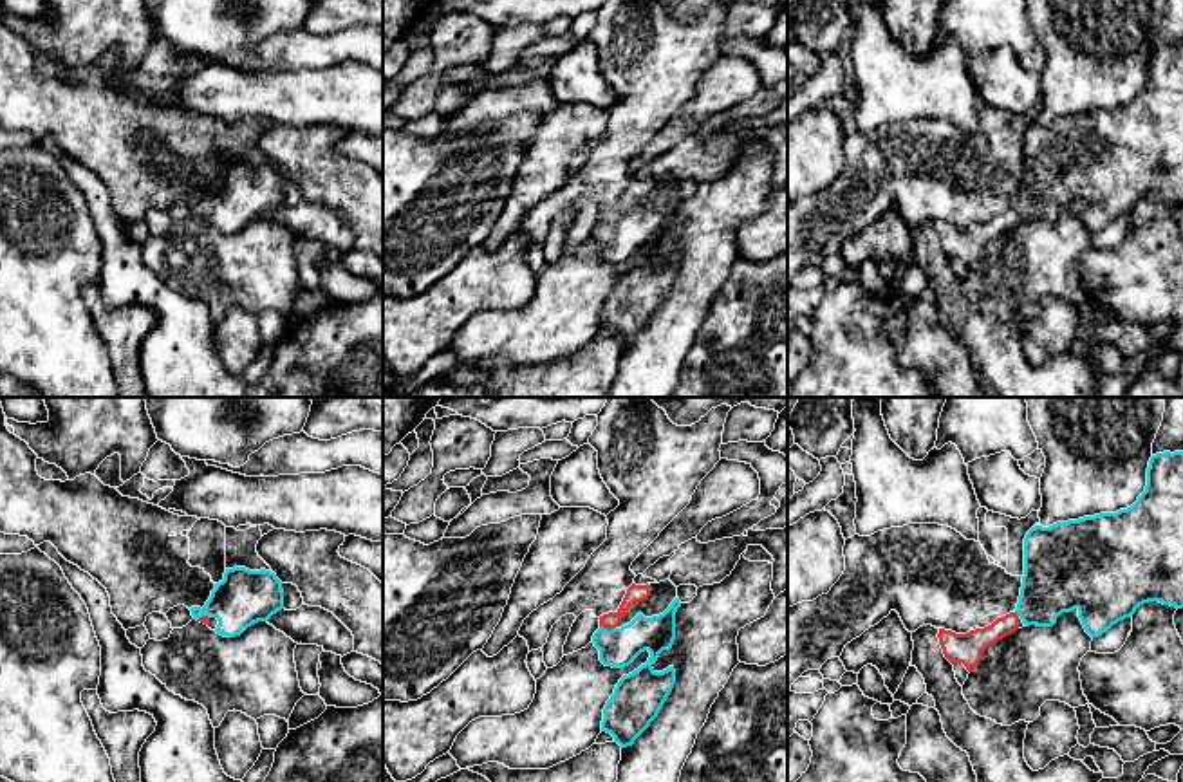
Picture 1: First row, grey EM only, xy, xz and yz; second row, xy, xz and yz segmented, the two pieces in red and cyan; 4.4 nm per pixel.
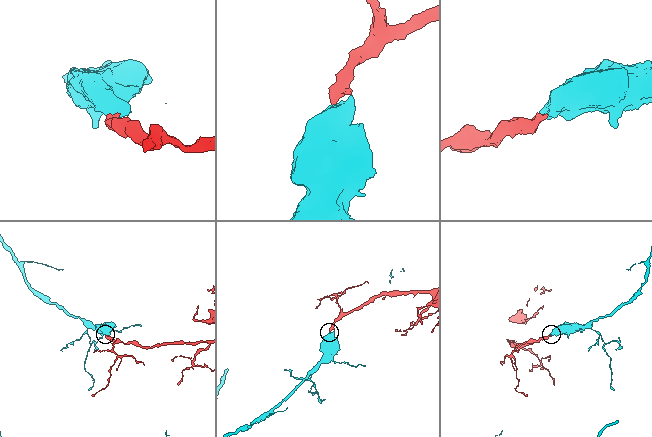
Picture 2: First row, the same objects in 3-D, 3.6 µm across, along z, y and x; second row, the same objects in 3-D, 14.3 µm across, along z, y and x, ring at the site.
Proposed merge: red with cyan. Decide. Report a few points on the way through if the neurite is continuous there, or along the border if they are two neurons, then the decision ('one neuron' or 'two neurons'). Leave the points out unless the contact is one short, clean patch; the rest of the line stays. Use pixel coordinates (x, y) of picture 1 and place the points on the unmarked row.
across xz (634, 188), (607, 224), (618, 242) | one neuron

